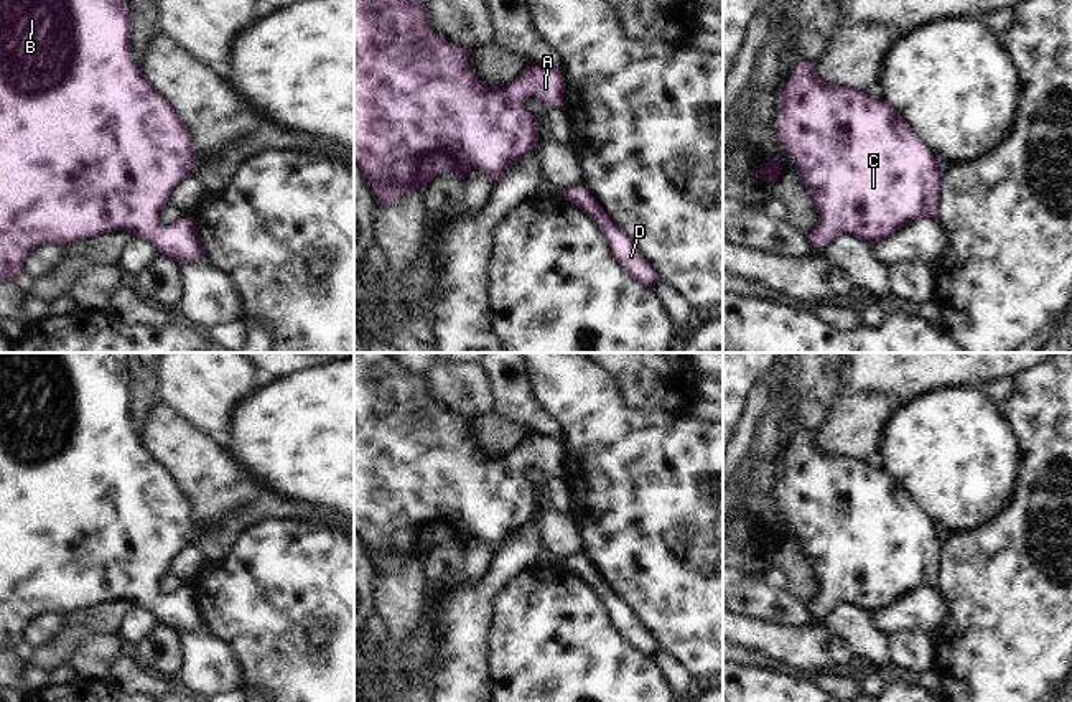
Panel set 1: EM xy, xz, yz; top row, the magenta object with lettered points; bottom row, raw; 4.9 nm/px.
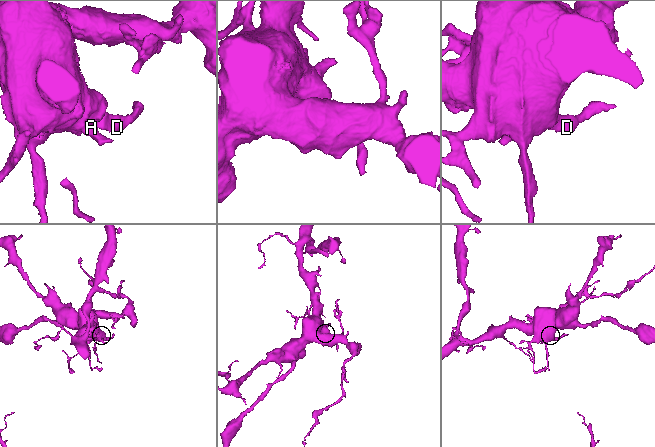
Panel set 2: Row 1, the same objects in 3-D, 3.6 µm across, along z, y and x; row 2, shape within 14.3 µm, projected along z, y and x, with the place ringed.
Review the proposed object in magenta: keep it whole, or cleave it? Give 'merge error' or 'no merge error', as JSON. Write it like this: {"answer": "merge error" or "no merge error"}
{"answer": "no merge error"}

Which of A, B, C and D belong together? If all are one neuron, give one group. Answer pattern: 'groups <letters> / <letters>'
groups A B C D

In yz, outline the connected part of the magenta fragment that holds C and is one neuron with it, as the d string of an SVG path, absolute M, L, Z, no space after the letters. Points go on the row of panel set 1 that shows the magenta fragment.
M807 61L779 99L779 142L818 214L807 236L815 250L840 234L874 246L912 221L939 216L944 165L883 99L828 86Z

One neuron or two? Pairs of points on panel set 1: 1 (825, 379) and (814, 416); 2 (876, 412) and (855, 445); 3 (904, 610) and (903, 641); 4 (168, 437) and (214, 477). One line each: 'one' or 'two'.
1: one
2: one
3: two
4: one

